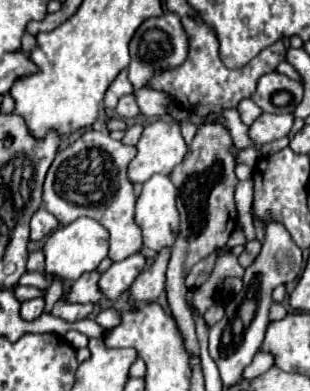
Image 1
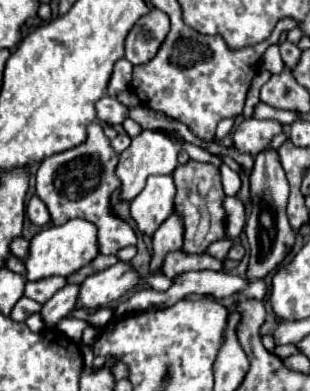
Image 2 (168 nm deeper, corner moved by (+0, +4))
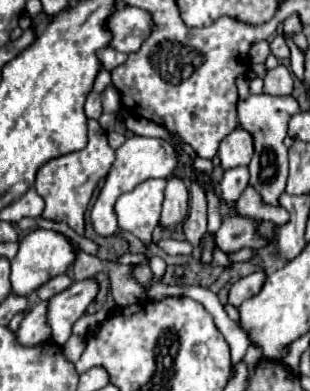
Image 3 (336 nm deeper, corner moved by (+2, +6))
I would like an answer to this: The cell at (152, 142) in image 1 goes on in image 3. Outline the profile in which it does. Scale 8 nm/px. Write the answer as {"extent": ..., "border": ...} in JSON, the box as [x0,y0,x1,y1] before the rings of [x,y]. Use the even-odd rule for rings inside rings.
{"extent":[91,136,177,236],"border":[[[129,136],[127,142],[117,150],[117,160],[113,162],[105,186],[99,192],[99,198],[91,210],[91,220],[93,226],[99,234],[109,236],[117,230],[117,216],[115,216],[115,202],[123,192],[133,190],[137,184],[141,184],[147,178],[169,178],[173,176],[177,168],[177,152],[165,142],[165,140],[157,140],[157,138],[143,138],[143,136]]]}

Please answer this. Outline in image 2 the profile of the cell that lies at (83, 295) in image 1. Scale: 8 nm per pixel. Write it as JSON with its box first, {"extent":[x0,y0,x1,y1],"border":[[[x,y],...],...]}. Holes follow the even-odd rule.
{"extent":[39,284,79,328],"border":[[[67,284],[59,292],[55,292],[51,300],[47,300],[43,304],[39,314],[41,314],[45,328],[55,328],[59,324],[59,320],[69,316],[69,312],[73,310],[73,304],[77,300],[77,292],[79,292],[79,284]]]}

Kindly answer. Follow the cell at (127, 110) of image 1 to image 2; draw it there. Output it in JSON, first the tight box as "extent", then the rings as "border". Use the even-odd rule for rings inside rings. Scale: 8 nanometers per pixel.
{"extent":[95,96,129,126],"border":[[[103,96],[103,98],[95,104],[95,110],[97,110],[97,120],[99,120],[99,122],[105,122],[105,124],[109,124],[109,126],[123,124],[125,118],[129,116],[129,108],[123,106],[121,102],[117,102],[117,100],[111,98],[111,96]]]}

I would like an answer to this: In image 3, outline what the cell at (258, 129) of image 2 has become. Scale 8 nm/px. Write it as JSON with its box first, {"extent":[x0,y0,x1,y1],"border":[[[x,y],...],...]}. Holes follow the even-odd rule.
{"extent":[219,128,253,170],"border":[[[235,128],[229,136],[221,140],[219,158],[225,170],[235,166],[247,166],[251,156],[253,156],[253,136],[247,130]]]}

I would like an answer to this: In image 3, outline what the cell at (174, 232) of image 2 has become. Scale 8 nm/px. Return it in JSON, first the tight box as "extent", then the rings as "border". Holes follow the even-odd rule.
{"extent":[159,178,189,230],"border":[[[169,178],[159,224],[165,230],[175,230],[179,224],[185,222],[187,212],[189,212],[189,192],[185,184],[181,182],[181,178]]]}

